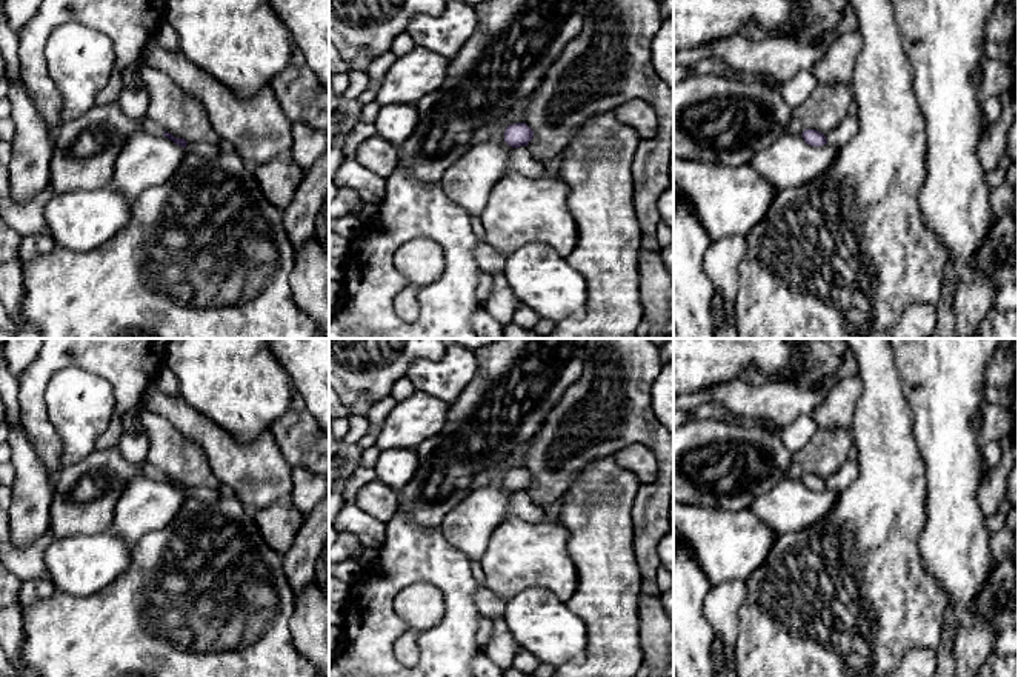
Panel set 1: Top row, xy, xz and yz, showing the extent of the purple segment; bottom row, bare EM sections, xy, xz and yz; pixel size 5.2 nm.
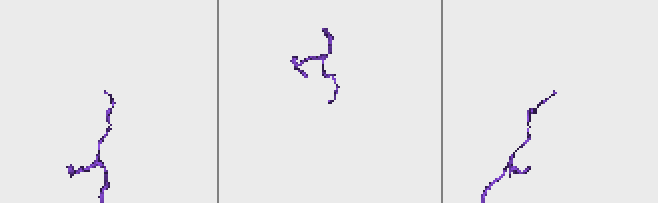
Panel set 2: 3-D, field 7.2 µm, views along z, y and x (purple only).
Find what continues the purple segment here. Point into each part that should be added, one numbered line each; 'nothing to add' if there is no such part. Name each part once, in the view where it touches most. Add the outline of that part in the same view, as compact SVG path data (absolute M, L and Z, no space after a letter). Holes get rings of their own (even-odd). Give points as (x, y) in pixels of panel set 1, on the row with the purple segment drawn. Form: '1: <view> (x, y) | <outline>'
nothing to add

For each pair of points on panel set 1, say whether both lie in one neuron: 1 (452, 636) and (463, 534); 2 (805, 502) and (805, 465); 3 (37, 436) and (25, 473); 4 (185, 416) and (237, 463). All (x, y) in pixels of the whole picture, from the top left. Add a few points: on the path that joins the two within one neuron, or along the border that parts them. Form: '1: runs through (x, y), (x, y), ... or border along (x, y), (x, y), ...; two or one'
1: border along (439, 528), (469, 560); two
2: border along (785, 477), (800, 480); two
3: border along (22, 425), (49, 480); two
4: runs through (197, 426), (225, 451); one

